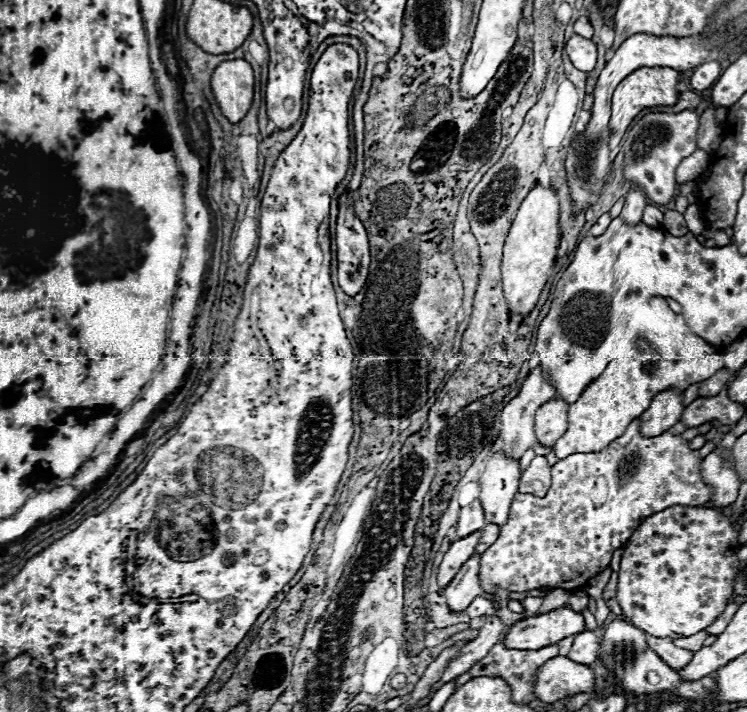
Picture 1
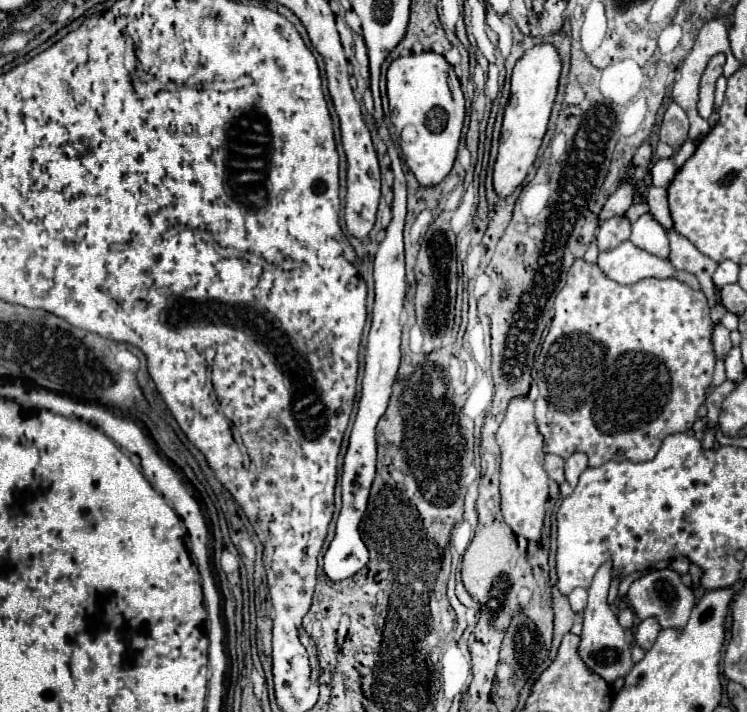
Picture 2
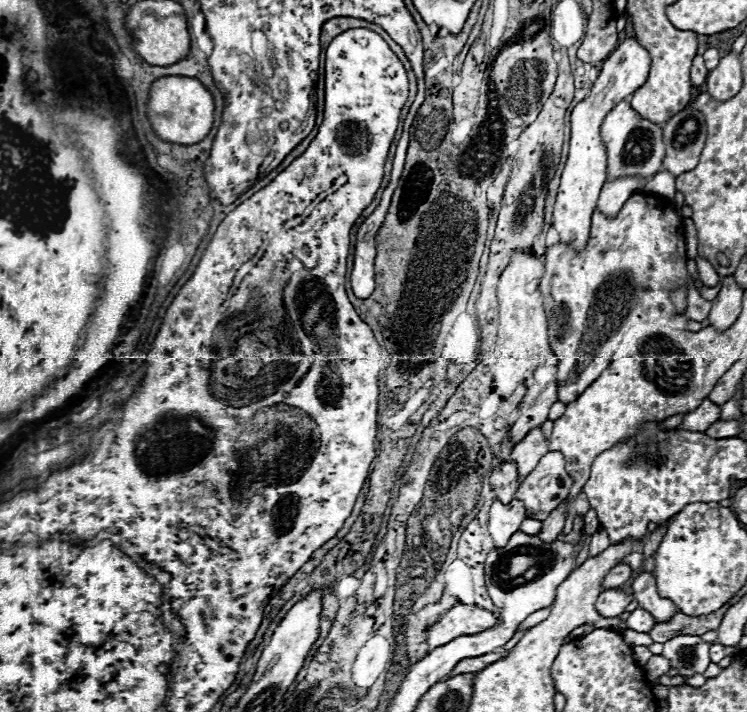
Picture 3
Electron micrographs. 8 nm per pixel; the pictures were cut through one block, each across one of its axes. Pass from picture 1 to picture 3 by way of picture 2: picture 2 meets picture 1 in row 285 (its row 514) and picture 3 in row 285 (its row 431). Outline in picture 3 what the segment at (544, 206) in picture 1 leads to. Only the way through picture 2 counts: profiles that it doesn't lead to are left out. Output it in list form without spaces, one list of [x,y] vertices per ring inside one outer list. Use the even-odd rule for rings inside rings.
[[[516,252],[512,256],[512,262],[506,266],[504,274],[500,276],[498,282],[498,302],[500,302],[500,328],[498,328],[498,338],[496,338],[496,364],[494,364],[494,392],[502,398],[512,396],[516,386],[532,376],[532,372],[546,364],[552,350],[548,346],[548,320],[544,314],[544,304],[542,304],[542,294],[538,290],[542,278],[542,258],[536,258],[532,252]]]

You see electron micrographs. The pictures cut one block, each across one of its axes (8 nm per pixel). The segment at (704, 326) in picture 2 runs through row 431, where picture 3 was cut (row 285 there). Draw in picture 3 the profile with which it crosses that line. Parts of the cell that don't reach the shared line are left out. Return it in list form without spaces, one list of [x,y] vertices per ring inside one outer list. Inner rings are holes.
[[[634,192],[614,218],[594,210],[590,238],[582,252],[560,242],[548,248],[544,255],[545,270],[539,288],[548,319],[549,345],[558,358],[558,400],[568,404],[574,402],[608,368],[624,332],[632,324],[654,322],[658,318],[670,320],[676,314],[682,314],[672,304],[670,294],[676,288],[688,292],[684,218],[678,216],[672,200],[648,192]]]

